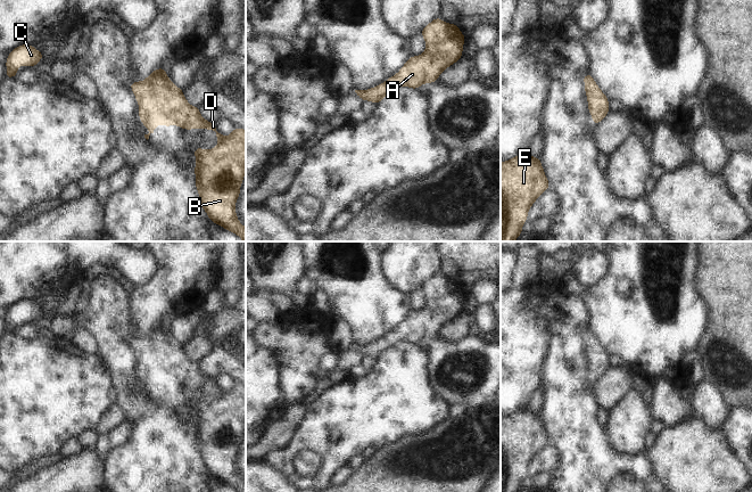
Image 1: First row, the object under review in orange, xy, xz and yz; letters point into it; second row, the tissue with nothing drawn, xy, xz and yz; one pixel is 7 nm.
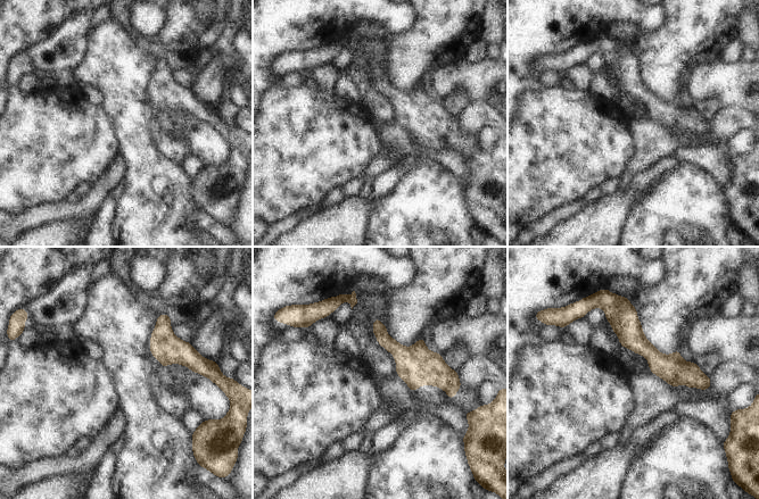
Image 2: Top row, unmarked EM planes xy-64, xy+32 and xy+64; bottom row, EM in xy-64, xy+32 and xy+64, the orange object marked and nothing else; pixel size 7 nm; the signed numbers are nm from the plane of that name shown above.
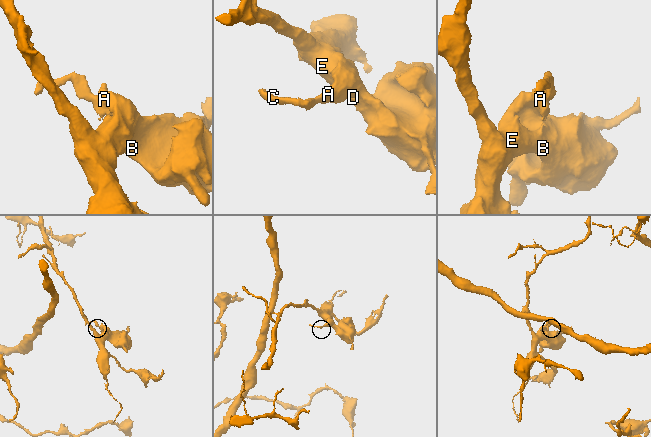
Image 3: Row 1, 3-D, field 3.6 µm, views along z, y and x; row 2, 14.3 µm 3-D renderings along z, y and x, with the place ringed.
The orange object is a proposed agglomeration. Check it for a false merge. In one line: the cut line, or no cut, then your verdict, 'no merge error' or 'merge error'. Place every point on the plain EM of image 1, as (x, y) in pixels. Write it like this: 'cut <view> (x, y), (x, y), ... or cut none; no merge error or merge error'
cut none; no merge error

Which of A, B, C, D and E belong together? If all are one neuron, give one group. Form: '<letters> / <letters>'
A B C D E

